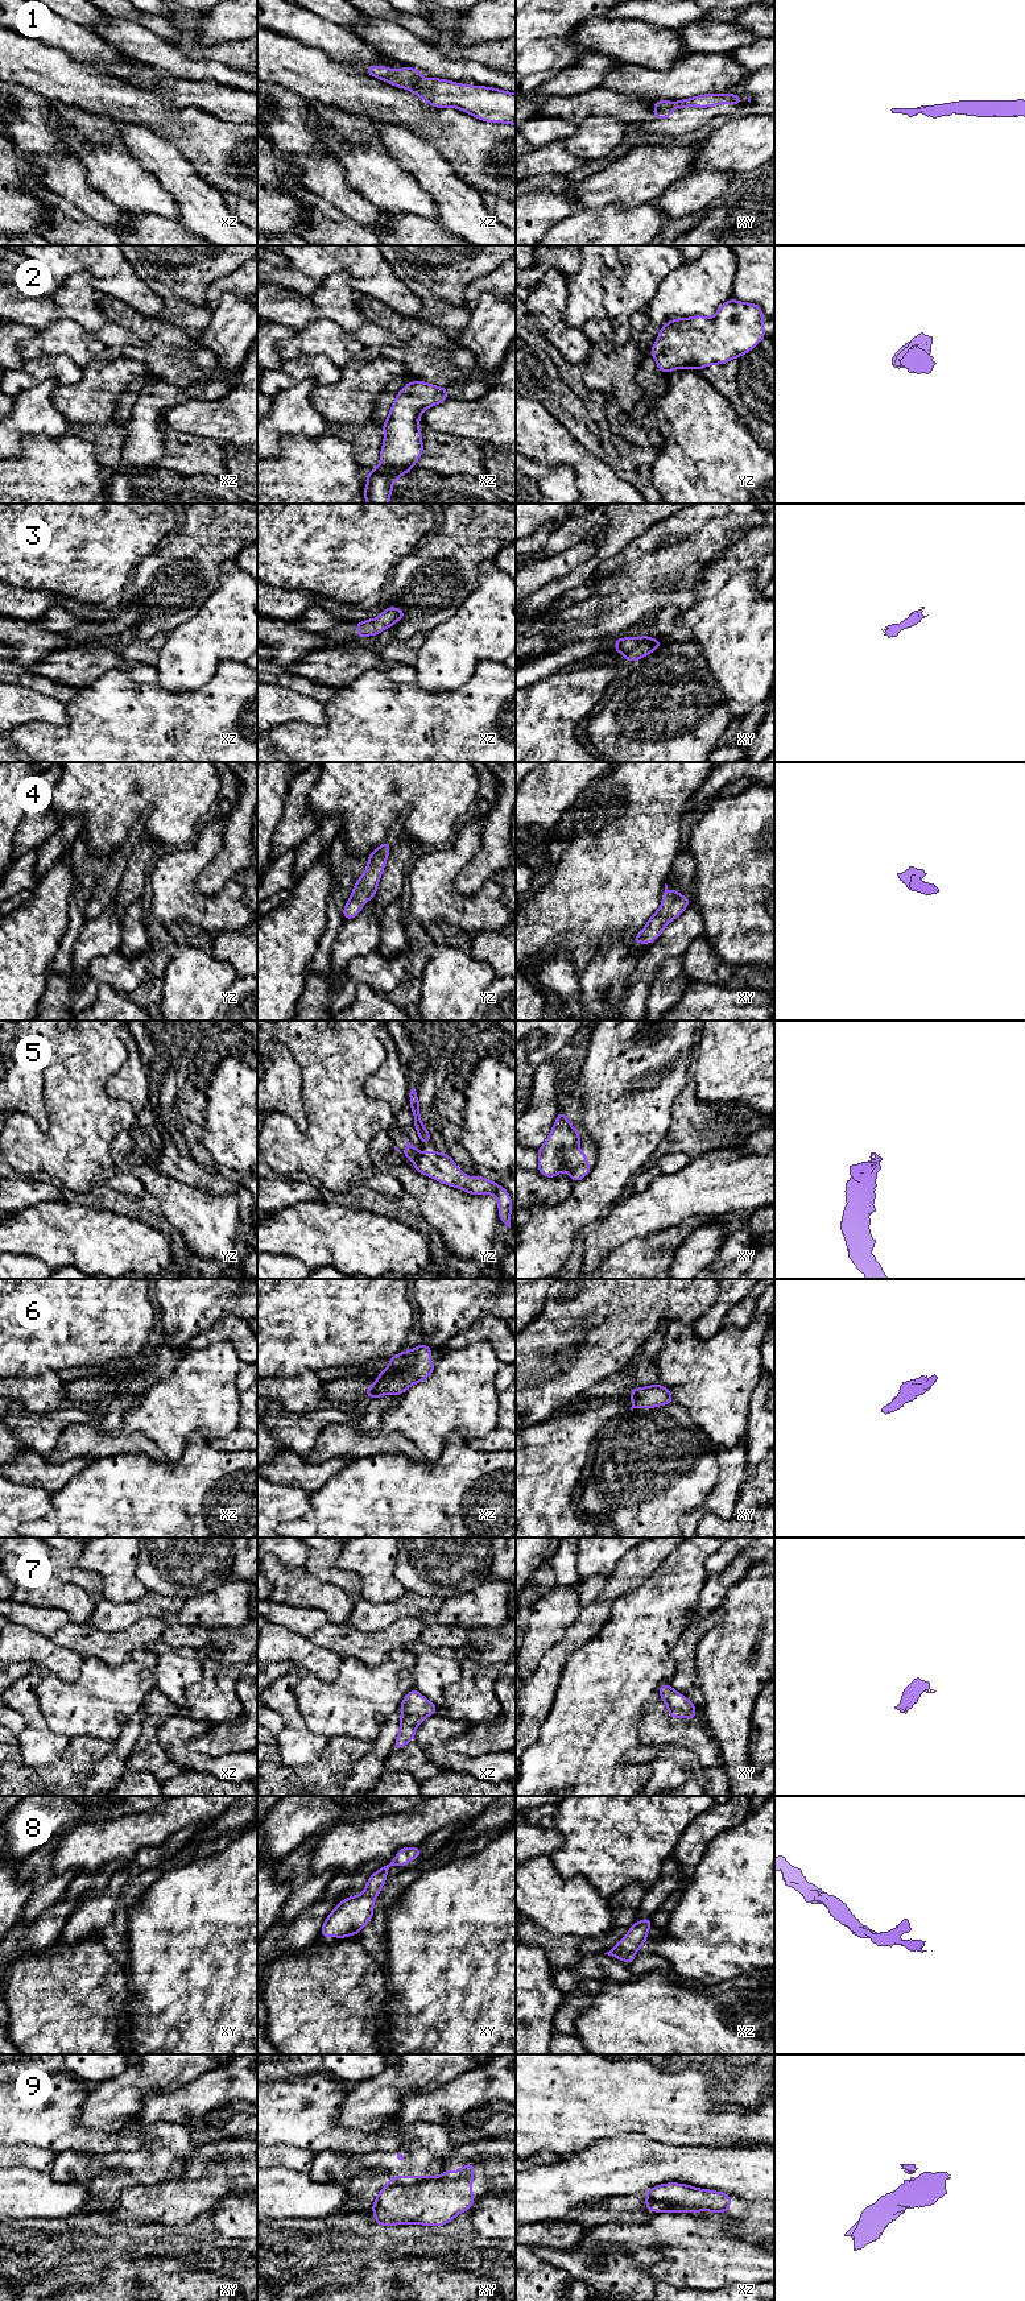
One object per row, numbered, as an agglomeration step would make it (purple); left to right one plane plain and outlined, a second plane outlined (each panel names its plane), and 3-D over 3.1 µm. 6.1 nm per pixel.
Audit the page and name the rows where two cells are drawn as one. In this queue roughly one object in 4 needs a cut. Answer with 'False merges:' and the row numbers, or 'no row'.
False merges: 9

